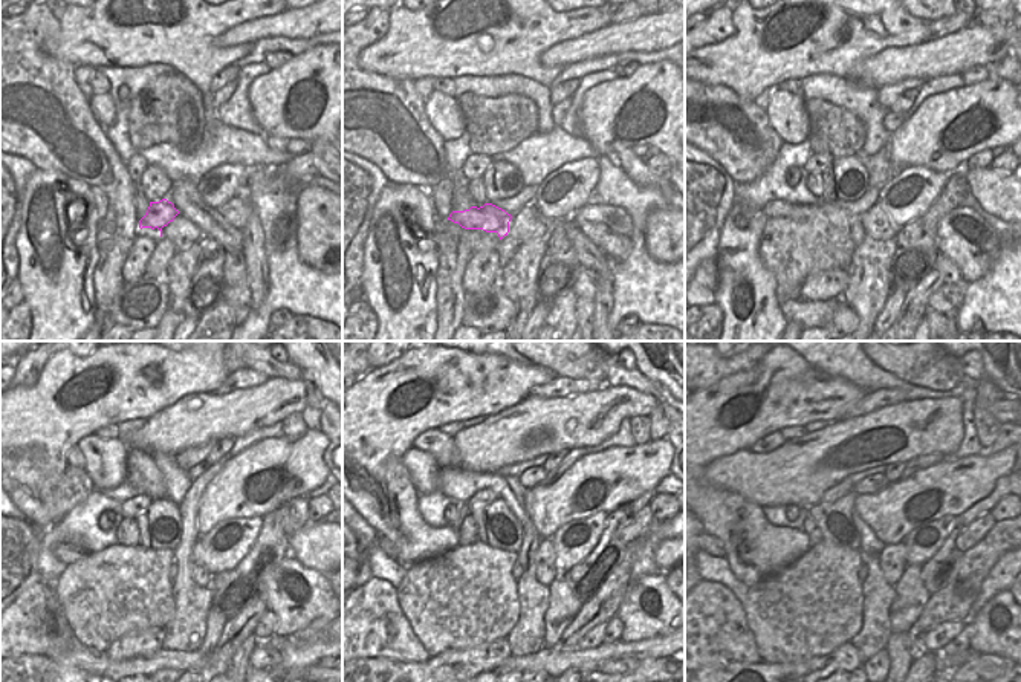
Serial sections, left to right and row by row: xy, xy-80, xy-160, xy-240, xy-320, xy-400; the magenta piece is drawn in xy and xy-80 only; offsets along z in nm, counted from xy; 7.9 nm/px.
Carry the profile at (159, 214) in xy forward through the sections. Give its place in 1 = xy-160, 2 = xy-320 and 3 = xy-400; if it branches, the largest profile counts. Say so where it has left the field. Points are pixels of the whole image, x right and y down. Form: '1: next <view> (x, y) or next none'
1: next xy-160 (795, 211)
2: next xy-320 (387, 546)
3: next xy-400 (716, 546)

